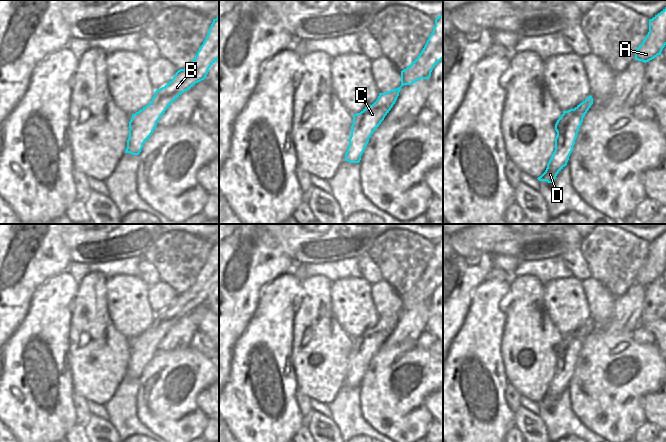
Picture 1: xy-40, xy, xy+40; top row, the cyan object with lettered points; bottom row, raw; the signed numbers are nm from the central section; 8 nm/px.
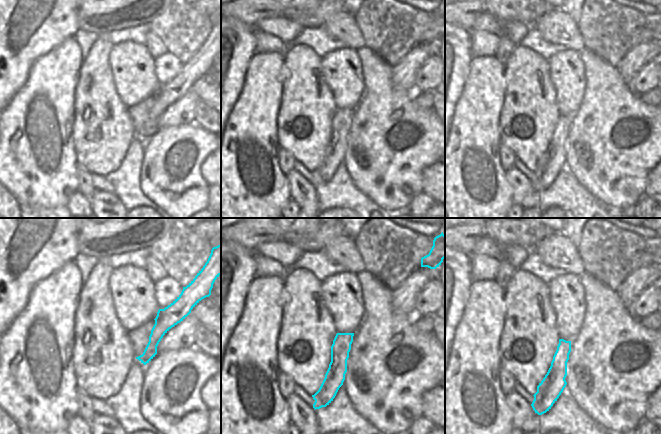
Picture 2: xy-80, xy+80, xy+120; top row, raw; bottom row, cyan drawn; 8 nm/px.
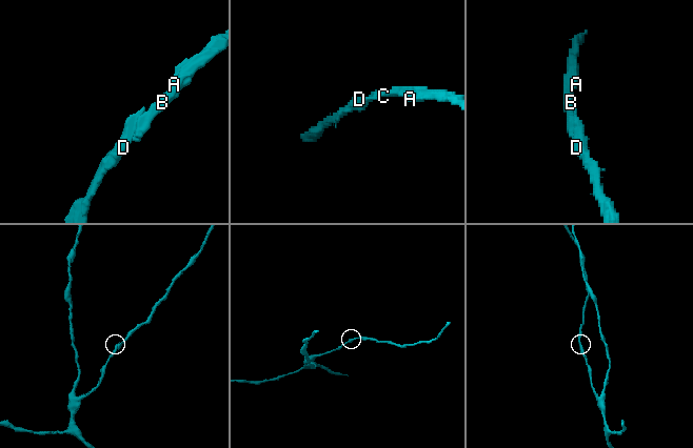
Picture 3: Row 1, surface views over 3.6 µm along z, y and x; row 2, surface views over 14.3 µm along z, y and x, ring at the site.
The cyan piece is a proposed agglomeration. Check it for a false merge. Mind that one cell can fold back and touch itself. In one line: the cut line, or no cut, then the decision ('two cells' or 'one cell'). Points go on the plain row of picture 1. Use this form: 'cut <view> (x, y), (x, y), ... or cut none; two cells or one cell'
cut none; one cell

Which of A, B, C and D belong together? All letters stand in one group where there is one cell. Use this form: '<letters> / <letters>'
A B C D

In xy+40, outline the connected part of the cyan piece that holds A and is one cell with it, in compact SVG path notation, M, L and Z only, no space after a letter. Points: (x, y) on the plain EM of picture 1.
M666 231L649 243L649 256L635 276L635 283L644 287L661 279L666 269Z

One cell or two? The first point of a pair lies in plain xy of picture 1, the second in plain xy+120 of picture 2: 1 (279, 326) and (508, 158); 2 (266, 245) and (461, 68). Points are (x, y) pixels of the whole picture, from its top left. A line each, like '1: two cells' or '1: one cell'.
1: two cells
2: one cell

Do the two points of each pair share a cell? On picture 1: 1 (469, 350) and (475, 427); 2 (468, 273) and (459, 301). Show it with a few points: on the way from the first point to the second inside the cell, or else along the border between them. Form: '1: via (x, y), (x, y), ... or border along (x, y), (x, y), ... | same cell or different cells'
1: via (490, 371), (498, 390), (499, 411), (496, 417) | same cell
2: via (464, 280), (463, 288), (459, 294) | same cell

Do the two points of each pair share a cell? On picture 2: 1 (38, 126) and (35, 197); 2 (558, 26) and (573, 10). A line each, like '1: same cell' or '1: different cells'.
1: same cell
2: different cells

